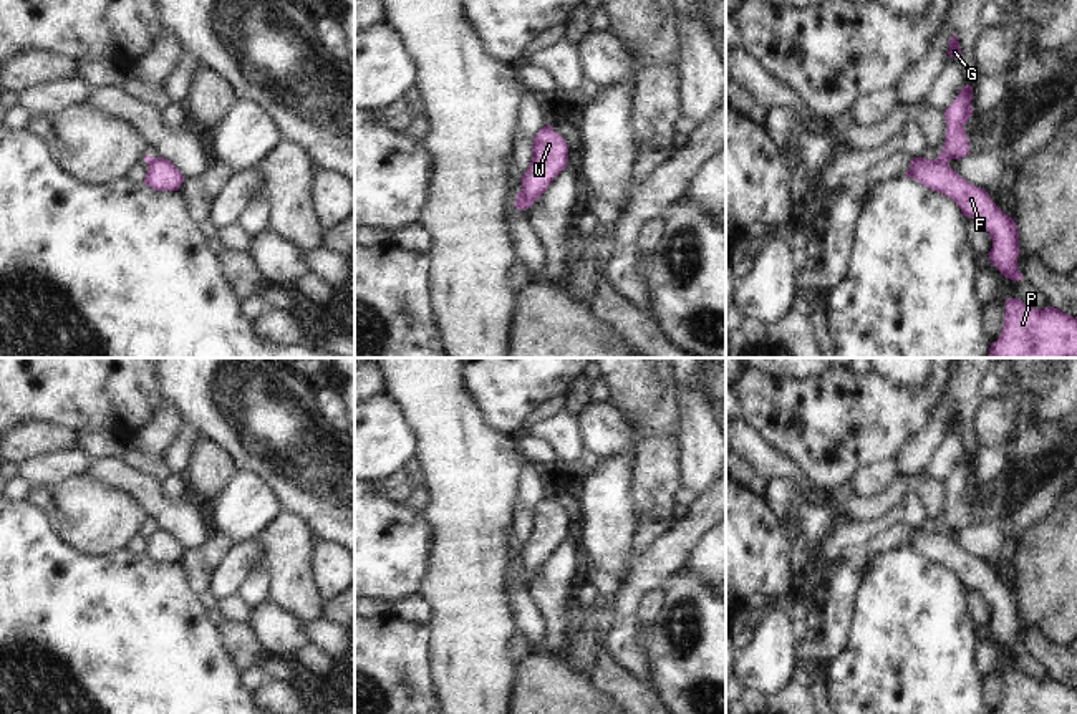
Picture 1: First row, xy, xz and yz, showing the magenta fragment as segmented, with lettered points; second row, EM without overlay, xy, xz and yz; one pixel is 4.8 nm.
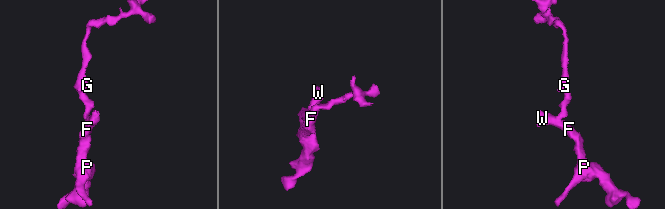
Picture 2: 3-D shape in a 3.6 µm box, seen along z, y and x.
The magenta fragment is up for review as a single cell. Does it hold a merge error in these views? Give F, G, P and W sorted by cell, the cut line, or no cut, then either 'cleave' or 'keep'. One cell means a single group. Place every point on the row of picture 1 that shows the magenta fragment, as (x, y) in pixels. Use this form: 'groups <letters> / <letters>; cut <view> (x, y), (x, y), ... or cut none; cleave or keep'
groups F P W / G; cut yz (935, 159), (946, 163); cleave

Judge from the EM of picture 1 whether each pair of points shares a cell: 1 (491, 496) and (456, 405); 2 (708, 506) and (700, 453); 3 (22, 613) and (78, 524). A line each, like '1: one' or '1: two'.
1: one
2: two
3: two

